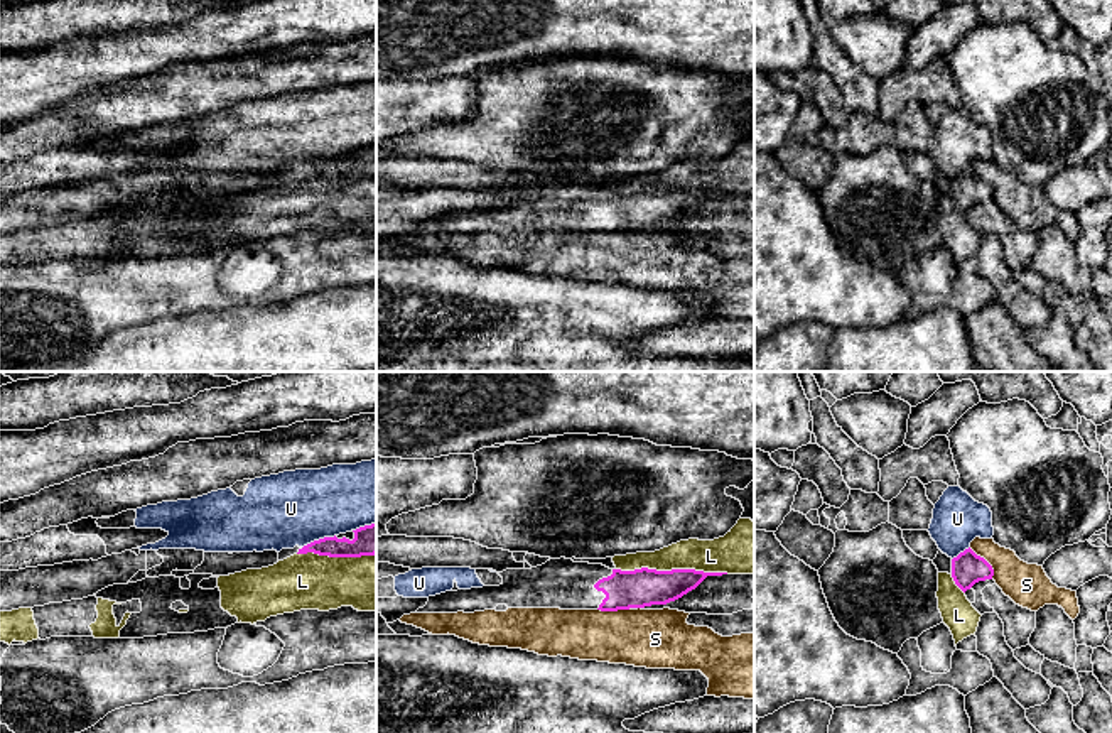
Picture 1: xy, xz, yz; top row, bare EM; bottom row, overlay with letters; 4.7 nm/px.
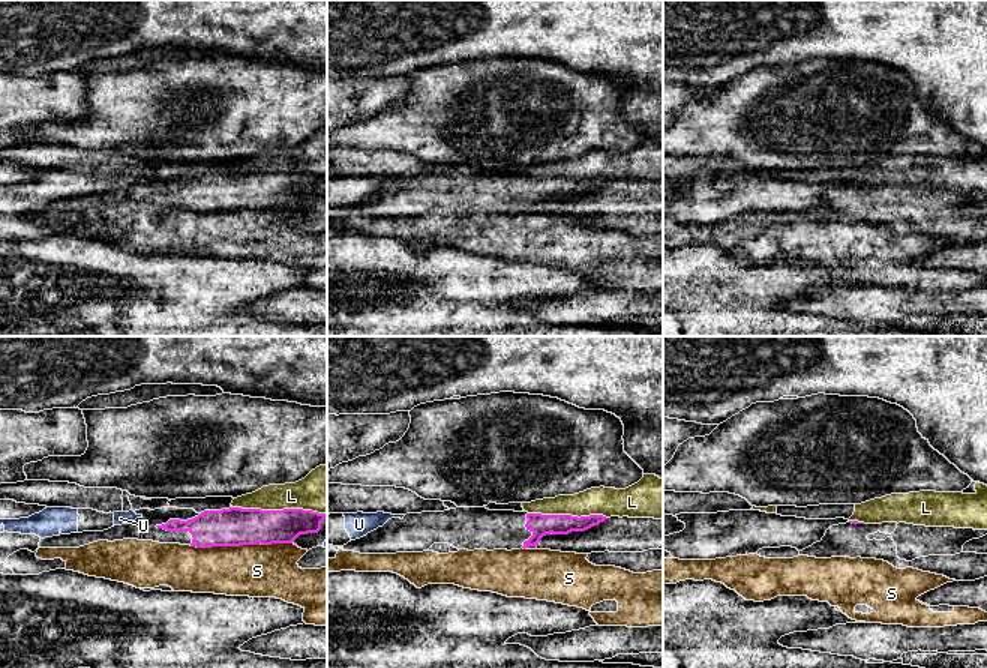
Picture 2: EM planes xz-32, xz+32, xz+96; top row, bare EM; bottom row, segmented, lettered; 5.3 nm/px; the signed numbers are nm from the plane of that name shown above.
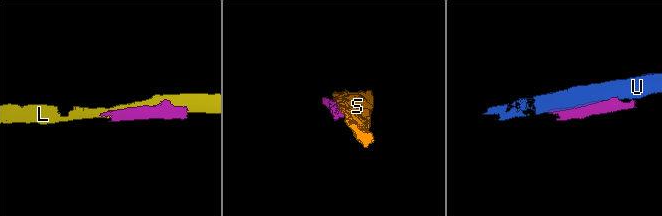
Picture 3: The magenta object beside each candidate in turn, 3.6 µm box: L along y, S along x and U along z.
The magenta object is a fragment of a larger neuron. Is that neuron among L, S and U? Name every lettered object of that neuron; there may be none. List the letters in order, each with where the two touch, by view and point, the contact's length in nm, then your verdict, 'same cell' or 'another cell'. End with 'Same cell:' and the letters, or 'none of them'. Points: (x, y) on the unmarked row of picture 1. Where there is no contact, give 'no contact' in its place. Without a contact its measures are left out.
L: contact xz (672, 191); length 550 nm; another cell
S: contact yz (986, 183); length 190 nm; another cell
U: contact xy (319, 161); length 170 nm; another cell
Same cell: none of them

